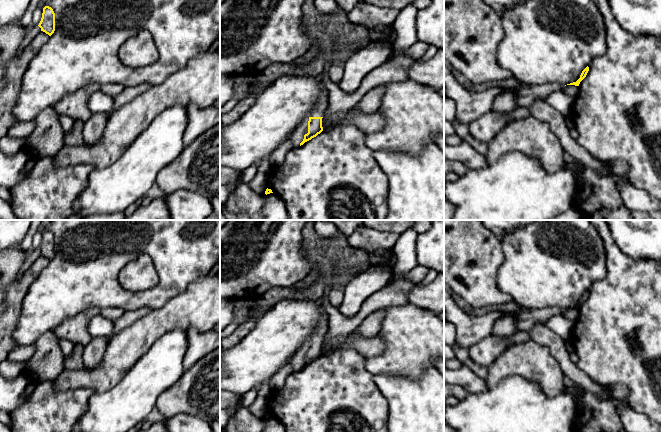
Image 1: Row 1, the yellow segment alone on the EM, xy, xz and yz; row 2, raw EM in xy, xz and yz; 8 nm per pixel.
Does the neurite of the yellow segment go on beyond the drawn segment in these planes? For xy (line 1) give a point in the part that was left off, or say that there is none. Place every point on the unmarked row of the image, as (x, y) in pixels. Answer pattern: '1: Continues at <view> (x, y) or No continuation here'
1: No continuation here

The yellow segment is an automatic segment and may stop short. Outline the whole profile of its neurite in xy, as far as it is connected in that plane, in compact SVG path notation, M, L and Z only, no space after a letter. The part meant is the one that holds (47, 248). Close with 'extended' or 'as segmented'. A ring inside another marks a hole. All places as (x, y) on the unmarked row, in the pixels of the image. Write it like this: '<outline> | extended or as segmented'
M49 230L43 232L42 242L38 249L41 255L51 260L55 255L55 237Z | as segmented

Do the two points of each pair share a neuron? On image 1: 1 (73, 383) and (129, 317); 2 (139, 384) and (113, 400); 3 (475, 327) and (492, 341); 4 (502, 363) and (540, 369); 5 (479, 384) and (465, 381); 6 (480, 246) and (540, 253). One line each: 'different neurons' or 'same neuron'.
1: different neurons
2: same neuron
3: different neurons
4: same neuron
5: same neuron
6: different neurons

